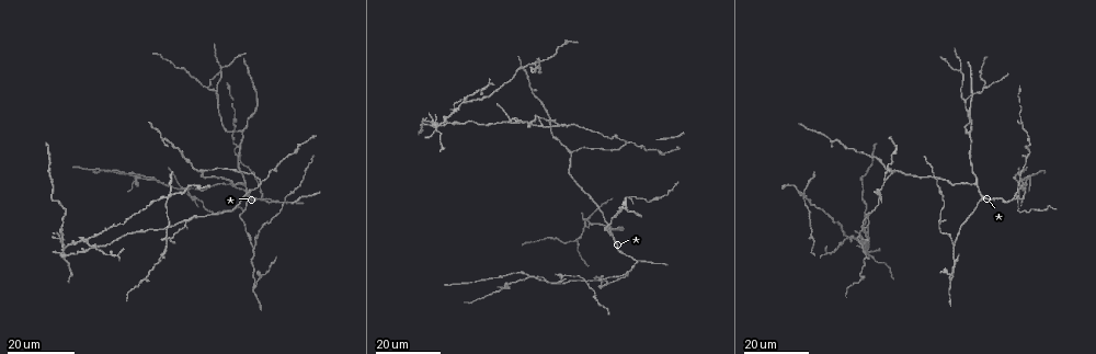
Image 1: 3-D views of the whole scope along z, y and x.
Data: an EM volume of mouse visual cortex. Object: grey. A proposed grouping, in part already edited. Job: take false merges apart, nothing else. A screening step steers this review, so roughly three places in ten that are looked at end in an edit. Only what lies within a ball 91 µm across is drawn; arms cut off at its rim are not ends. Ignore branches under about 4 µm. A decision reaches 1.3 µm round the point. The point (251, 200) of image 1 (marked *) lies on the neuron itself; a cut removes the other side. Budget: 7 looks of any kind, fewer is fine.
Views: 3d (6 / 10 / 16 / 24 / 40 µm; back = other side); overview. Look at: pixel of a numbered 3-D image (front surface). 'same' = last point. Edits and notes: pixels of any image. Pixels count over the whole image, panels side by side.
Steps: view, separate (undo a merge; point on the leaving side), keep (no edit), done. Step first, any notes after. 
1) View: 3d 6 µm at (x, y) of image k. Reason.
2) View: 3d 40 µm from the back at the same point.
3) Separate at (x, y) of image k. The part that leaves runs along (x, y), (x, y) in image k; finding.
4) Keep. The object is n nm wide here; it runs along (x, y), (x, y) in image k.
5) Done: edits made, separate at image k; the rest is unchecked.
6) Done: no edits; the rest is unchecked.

View: 3d 16 µm at (983, 92) of image 1. Three-way junction.

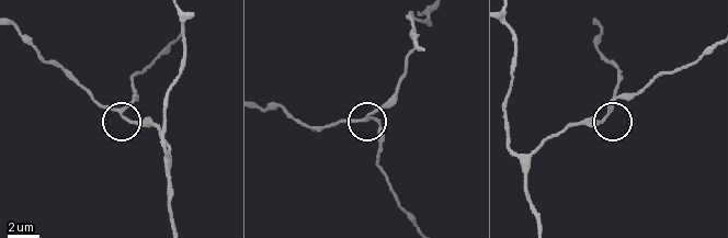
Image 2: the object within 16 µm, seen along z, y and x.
View: 3d 10 µm at (608, 111) of image 2. Closer look.

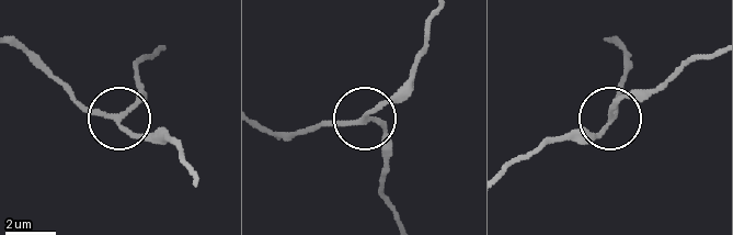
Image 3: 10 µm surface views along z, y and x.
Keep. 3 arms meet here; it runs along (197, 182), (168, 141), (122, 125), (122, 113), (145, 97) in image 3; continuous, no second neuron.

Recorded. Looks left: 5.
View: 3d 24 µm at (220, 68) of image 1. Branch point.

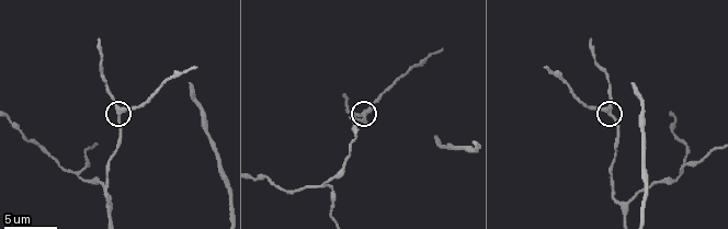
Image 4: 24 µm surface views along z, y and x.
View: 3d 6 µm at (605, 110) of image 4.

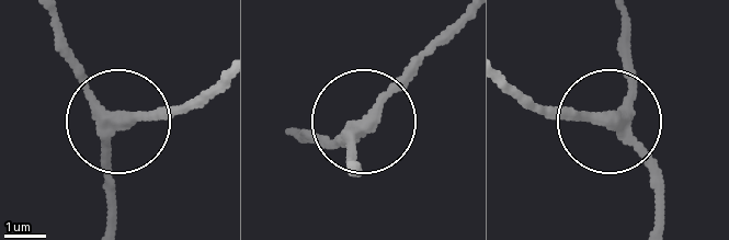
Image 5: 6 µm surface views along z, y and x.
Keep. 3 arms meet here; it runs along (105, 220), (112, 115), (56, 35) in image 5; continuous, no second neuron.

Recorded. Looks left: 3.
View: 3d 24 µm at (555, 283) of image 1. Branch point.

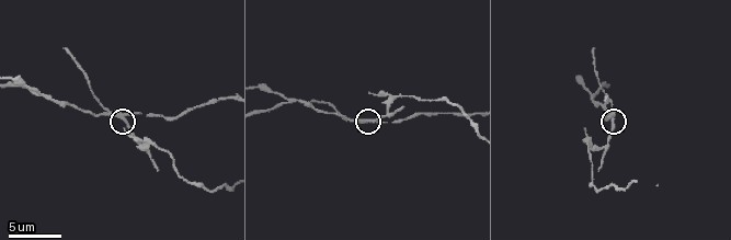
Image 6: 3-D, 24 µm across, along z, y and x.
View: 3d 10 µm at (613, 119) of image 6.

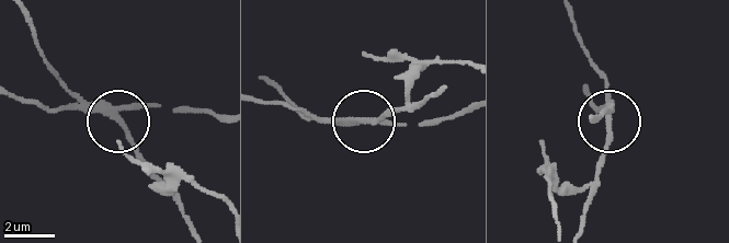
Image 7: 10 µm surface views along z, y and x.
Separate at (126, 135) of image 7. The side arm is 30 µm long; the part that leaves runs along (346, 119), (388, 115), (426, 69), (464, 64) in image 7; two neurons meet here.

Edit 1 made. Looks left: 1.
Done: edits made, separate at image 7; the rest is unchecked.

